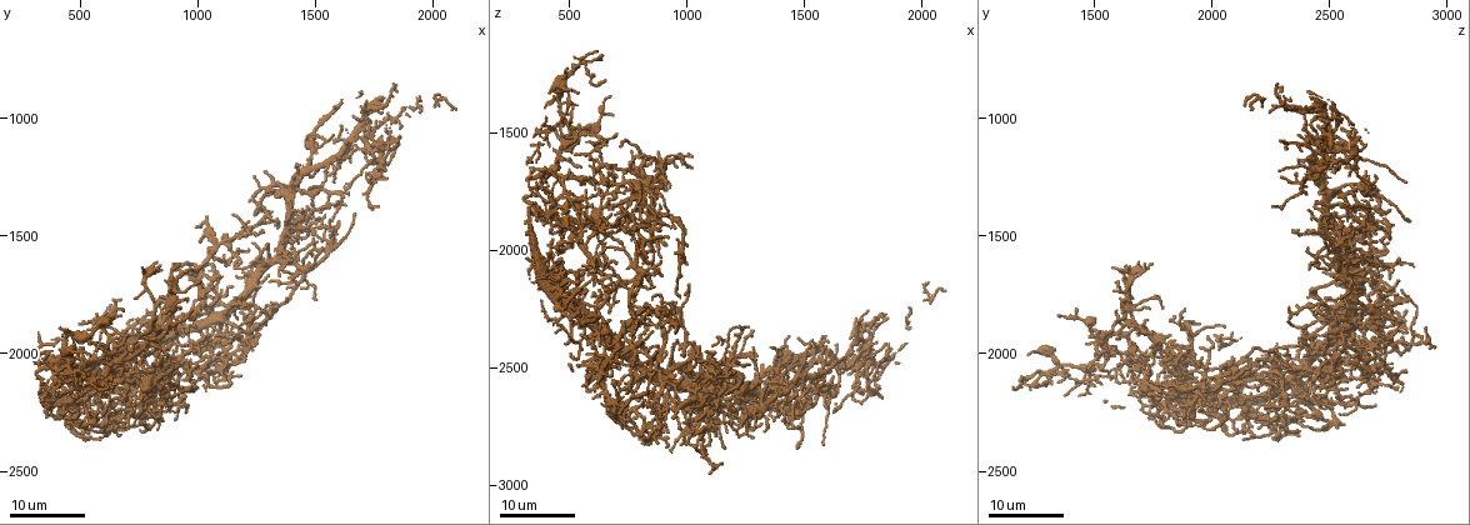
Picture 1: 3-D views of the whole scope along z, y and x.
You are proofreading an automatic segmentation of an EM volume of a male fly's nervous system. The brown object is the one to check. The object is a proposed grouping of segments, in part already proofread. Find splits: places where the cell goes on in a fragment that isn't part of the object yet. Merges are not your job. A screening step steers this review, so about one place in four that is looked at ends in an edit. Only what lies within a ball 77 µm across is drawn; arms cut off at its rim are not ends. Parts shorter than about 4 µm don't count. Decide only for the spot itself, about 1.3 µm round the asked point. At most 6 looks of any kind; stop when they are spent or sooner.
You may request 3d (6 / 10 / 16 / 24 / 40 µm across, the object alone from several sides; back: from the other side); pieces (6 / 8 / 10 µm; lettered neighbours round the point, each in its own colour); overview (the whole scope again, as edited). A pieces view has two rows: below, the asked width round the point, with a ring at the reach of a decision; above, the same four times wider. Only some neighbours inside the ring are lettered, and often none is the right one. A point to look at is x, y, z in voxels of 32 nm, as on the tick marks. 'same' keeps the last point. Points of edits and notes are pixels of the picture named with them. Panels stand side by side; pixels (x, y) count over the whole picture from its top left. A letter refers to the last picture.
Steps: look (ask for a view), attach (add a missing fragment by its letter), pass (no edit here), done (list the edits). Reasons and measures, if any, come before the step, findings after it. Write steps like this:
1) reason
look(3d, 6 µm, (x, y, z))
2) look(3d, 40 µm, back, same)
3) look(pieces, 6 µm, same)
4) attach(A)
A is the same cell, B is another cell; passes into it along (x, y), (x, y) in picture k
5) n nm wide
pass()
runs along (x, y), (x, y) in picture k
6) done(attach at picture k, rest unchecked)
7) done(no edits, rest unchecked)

free end
look(3d, 16 µm, (1180, 1770, 2430))

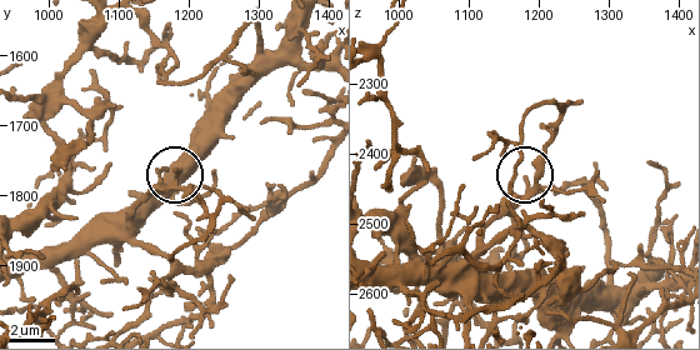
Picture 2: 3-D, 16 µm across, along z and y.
what lies round it
look(pieces, 8 µm, (1180, 1765, 2435))

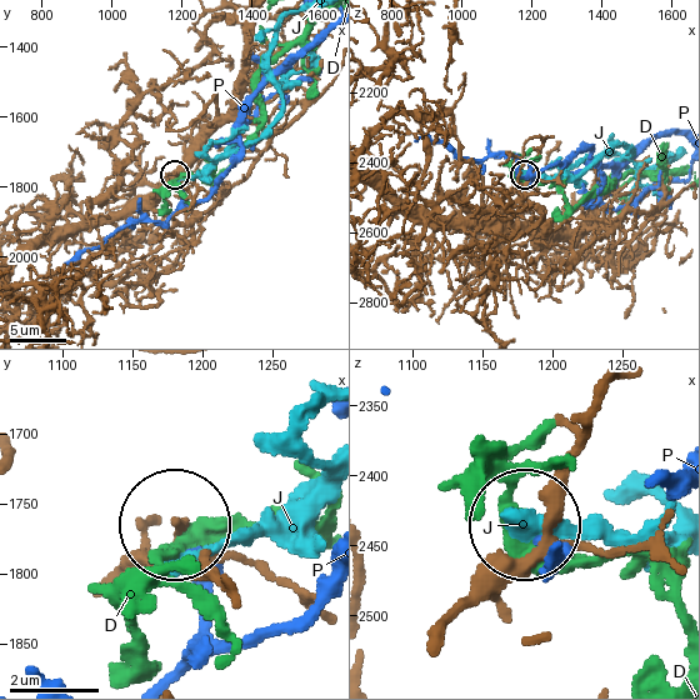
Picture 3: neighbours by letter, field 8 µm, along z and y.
pass()
D, J and P are other cells; no lettered fragment goes on from it

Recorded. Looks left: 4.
free end
look(3d, 16 µm, (1590, 1450, 2590))

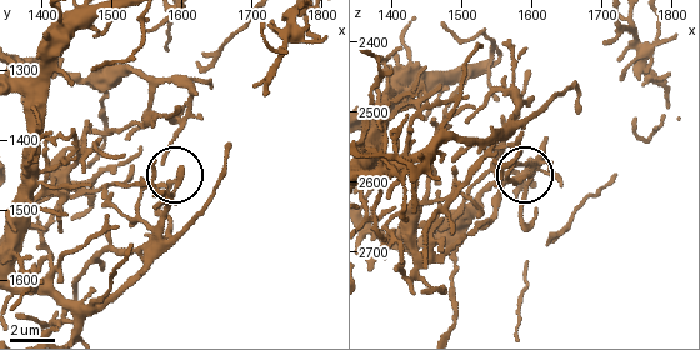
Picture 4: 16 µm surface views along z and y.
what lies round it
look(pieces, 10 µm, same)

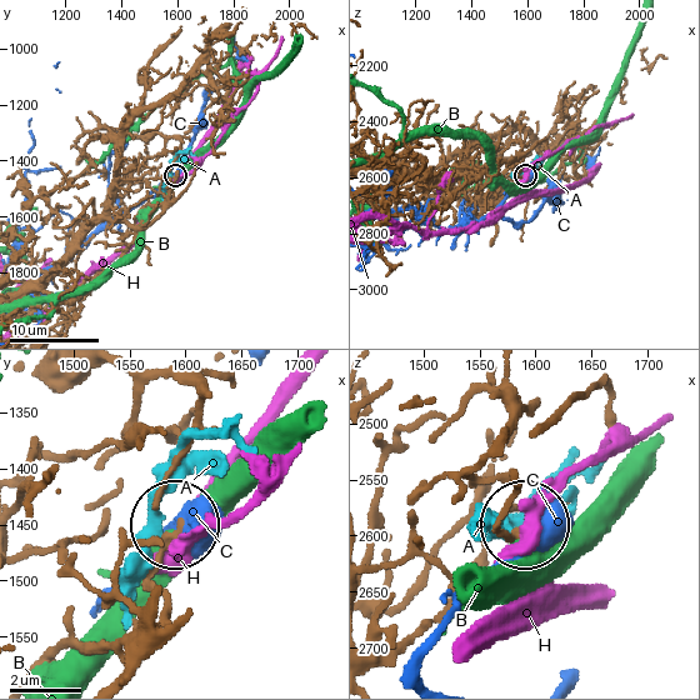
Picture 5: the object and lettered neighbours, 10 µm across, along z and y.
pass()
A, B, C and H are other cells; none of them fits

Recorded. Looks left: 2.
tapers out
look(3d, 16 µm, (1080, 1970, 2650))

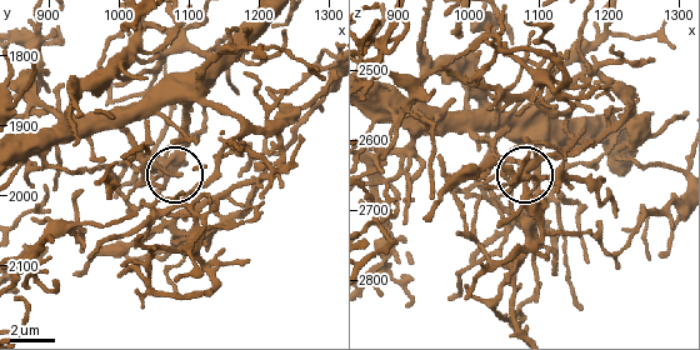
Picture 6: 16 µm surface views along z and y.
look(pieces, 6 µm, same)

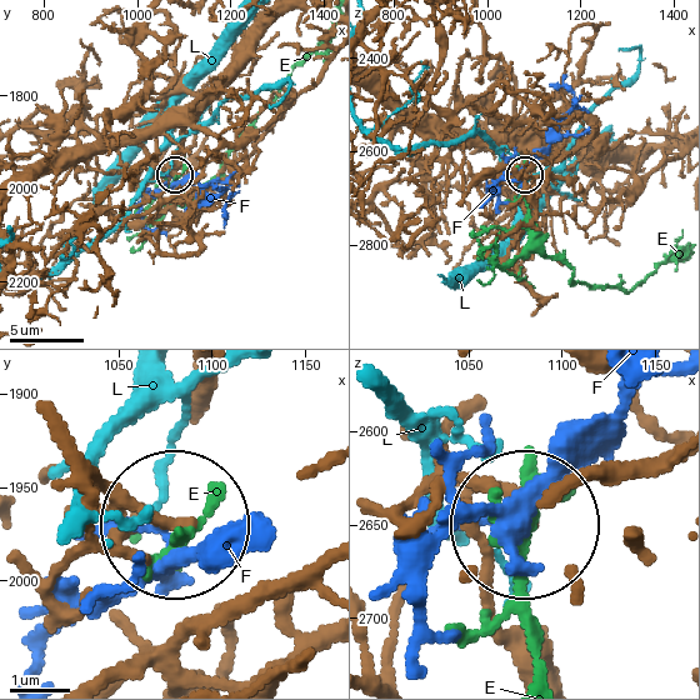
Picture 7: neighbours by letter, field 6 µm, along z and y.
190 nm wide
pass()
E, F and L are other cells; no lettered fragment goes on from it

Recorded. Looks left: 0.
done(no edits, rest unchecked)

